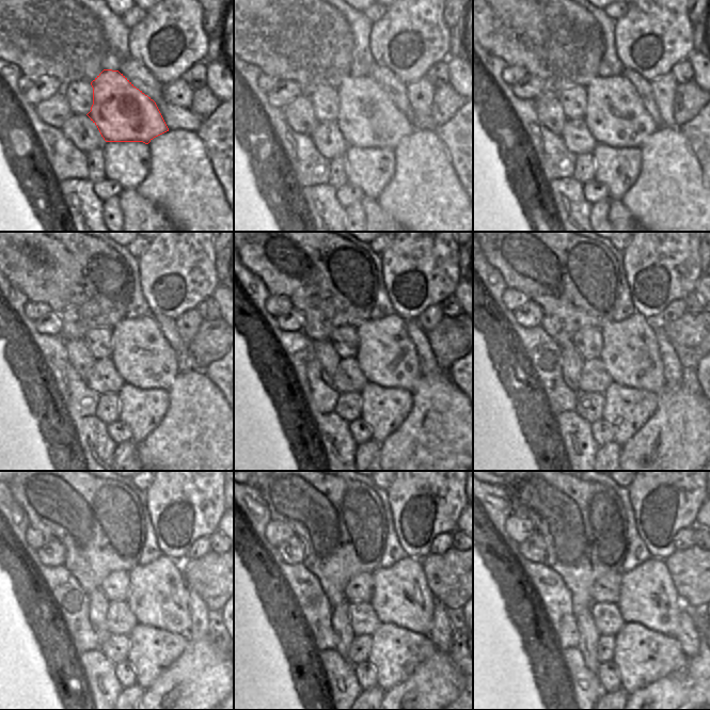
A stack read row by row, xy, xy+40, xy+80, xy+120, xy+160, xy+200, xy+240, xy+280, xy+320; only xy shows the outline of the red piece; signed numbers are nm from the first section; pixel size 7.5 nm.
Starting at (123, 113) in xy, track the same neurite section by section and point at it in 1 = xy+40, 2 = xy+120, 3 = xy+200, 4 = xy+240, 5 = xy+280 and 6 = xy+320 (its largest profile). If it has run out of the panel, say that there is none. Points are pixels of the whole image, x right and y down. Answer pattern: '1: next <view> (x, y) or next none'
1: next xy+40 (367, 116)
2: next xy+120 (142, 356)
3: next xy+200 (630, 353)
4: next xy+240 (158, 596)
5: next xy+280 (403, 597)
6: next xy+320 (648, 596)

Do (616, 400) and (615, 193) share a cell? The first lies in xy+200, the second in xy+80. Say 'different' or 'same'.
same

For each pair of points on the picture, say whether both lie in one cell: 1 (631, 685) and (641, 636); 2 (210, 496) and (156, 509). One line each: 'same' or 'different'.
1: same
2: same

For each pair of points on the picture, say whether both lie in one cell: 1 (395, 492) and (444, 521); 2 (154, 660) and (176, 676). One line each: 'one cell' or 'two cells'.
1: one cell
2: two cells

